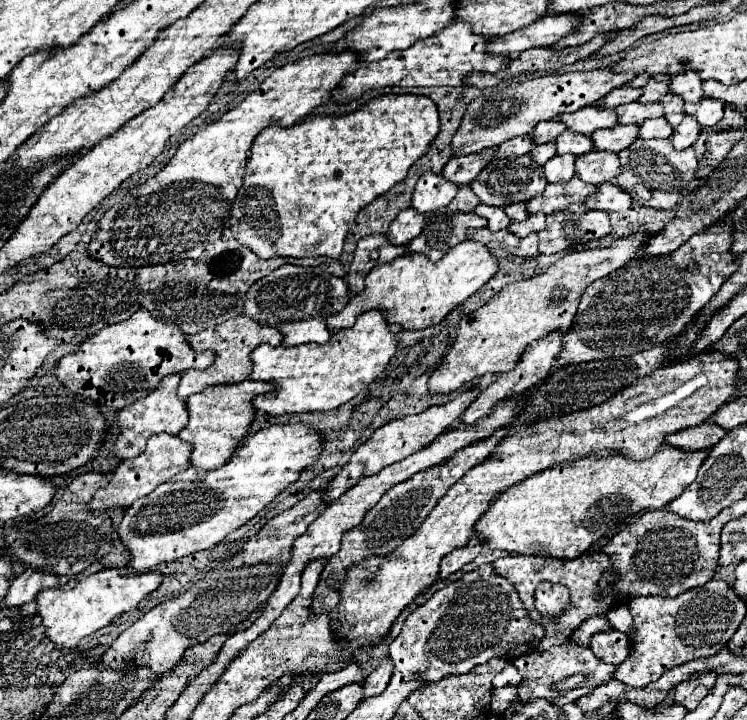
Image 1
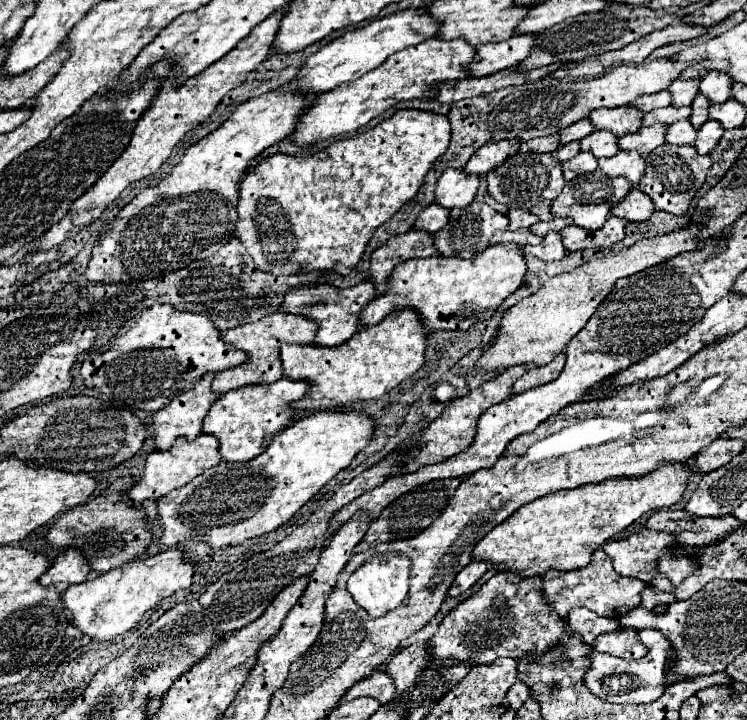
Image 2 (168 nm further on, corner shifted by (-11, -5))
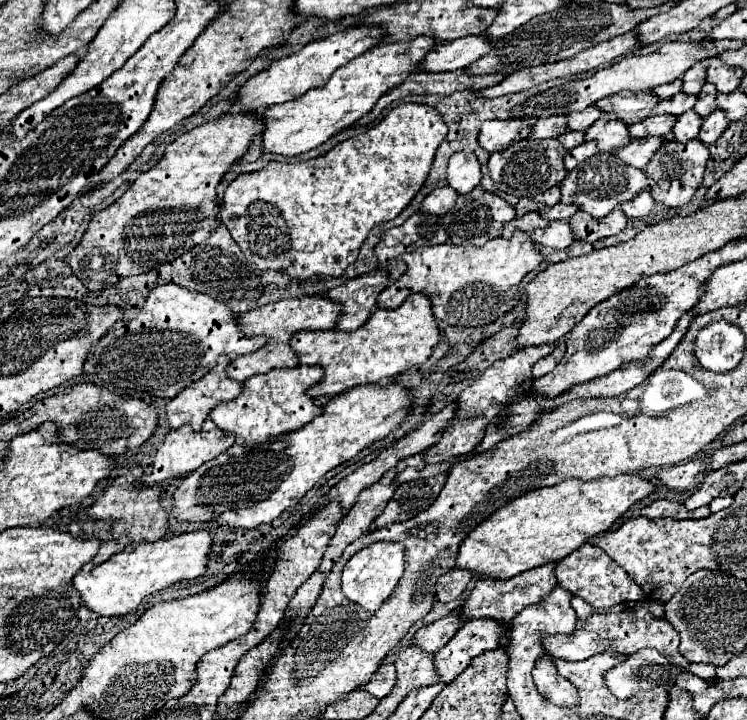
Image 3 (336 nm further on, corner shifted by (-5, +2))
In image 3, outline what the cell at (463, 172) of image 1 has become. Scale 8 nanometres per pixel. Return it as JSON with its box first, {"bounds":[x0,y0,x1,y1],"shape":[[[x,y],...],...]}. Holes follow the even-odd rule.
{"bounds":[478,120,530,152],"shape":[[[490,120],[484,122],[478,134],[478,144],[486,152],[500,152],[530,134],[530,126],[522,120]]]}

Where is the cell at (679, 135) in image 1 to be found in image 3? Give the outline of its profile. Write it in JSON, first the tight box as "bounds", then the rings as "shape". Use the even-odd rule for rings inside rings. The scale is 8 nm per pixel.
{"bounds":[698,110,728,144],"shape":[[[714,110],[710,116],[704,118],[702,122],[702,128],[700,128],[700,134],[698,134],[698,140],[702,144],[712,144],[720,138],[720,134],[726,130],[728,122],[726,122],[726,116],[722,114],[722,110]]]}

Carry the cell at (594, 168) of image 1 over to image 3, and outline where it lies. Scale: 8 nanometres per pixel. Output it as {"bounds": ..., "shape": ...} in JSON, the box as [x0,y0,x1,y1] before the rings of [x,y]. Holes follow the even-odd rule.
{"bounds":[614,138,664,168],"shape":[[[642,138],[642,140],[632,140],[628,146],[614,150],[614,156],[618,156],[624,164],[634,166],[634,168],[646,168],[652,154],[660,148],[664,138]]]}

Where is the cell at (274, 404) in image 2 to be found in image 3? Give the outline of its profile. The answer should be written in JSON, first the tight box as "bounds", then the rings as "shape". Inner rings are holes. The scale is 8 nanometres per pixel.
{"bounds":[210,366,324,444],"shape":[[[296,366],[296,368],[278,368],[264,374],[254,374],[242,386],[242,392],[230,400],[212,408],[210,418],[226,434],[236,436],[236,444],[260,444],[272,440],[284,432],[292,432],[320,414],[320,406],[306,396],[306,388],[322,380],[324,370],[320,366]]]}

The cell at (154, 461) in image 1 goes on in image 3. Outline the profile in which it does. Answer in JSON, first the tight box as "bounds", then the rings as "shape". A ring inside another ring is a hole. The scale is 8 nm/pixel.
{"bounds":[146,418,234,486],"shape":[[[210,418],[204,420],[204,426],[202,426],[200,432],[190,430],[190,426],[170,430],[164,436],[164,442],[160,444],[160,448],[156,452],[156,458],[152,462],[152,472],[146,478],[146,484],[150,486],[150,484],[158,484],[158,482],[164,482],[164,480],[170,480],[170,478],[186,476],[186,474],[194,472],[198,466],[202,466],[204,462],[208,462],[208,460],[216,458],[218,454],[222,454],[224,450],[228,450],[232,444],[234,444],[234,438],[230,438],[230,434],[222,432]]]}

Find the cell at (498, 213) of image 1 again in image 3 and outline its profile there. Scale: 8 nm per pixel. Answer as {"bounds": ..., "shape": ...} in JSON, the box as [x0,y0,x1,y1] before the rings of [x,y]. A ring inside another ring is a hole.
{"bounds":[514,198,540,218],"shape":[[[522,198],[514,208],[516,208],[516,216],[520,218],[520,216],[524,216],[524,214],[532,212],[532,210],[538,210],[538,208],[540,208],[540,204],[536,204],[536,202],[534,202],[534,200],[530,200],[530,198]]]}

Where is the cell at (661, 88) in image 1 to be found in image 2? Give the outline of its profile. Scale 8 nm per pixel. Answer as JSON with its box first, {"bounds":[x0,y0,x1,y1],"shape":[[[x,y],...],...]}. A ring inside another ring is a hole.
{"bounds":[670,77,700,107],"shape":[[[678,77],[672,85],[670,85],[670,93],[672,93],[672,105],[682,107],[682,105],[692,105],[694,97],[698,95],[698,85],[700,79],[682,79]]]}

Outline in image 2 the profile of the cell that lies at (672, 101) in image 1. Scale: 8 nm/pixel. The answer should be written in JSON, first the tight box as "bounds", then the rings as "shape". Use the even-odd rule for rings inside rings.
{"bounds":[690,93,710,129],"shape":[[[702,93],[696,95],[694,103],[692,103],[692,117],[690,117],[690,123],[700,129],[710,117],[708,117],[708,107],[710,107],[710,101],[706,97],[702,97]]]}

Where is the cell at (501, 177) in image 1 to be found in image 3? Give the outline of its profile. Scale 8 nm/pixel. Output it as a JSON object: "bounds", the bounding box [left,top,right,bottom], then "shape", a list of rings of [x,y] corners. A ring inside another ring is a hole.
{"bounds":[488,138,566,198],"shape":[[[526,138],[526,140],[512,144],[510,148],[502,150],[502,152],[490,154],[488,174],[494,182],[494,186],[498,188],[498,192],[512,194],[516,198],[532,198],[562,182],[562,178],[566,176],[566,168],[562,162],[564,154],[566,154],[566,150],[562,146],[558,146],[558,140],[554,140],[554,138],[550,138],[550,140]]]}

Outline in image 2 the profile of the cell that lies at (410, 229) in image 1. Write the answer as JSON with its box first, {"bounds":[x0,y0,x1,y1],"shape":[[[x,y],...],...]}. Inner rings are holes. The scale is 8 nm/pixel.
{"bounds":[414,203,450,233],"shape":[[[432,203],[432,205],[428,205],[428,207],[424,207],[420,211],[414,227],[416,229],[424,229],[428,233],[436,233],[436,231],[440,231],[448,223],[448,215],[450,215],[448,209]]]}

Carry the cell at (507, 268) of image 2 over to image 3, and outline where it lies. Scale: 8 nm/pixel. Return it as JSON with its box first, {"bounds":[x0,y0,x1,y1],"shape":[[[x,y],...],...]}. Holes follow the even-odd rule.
{"bounds":[376,234,542,326],"shape":[[[514,234],[514,238],[508,240],[488,240],[482,248],[452,244],[418,248],[404,254],[404,262],[406,274],[382,290],[376,300],[376,308],[398,308],[414,292],[434,292],[430,294],[430,300],[438,298],[434,300],[434,316],[440,318],[440,322],[454,326],[476,326],[474,322],[494,322],[514,306],[520,296],[518,284],[528,272],[538,268],[542,256],[530,238]]]}

